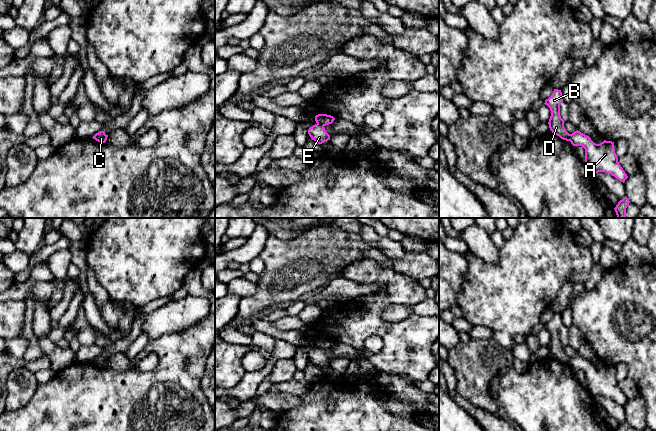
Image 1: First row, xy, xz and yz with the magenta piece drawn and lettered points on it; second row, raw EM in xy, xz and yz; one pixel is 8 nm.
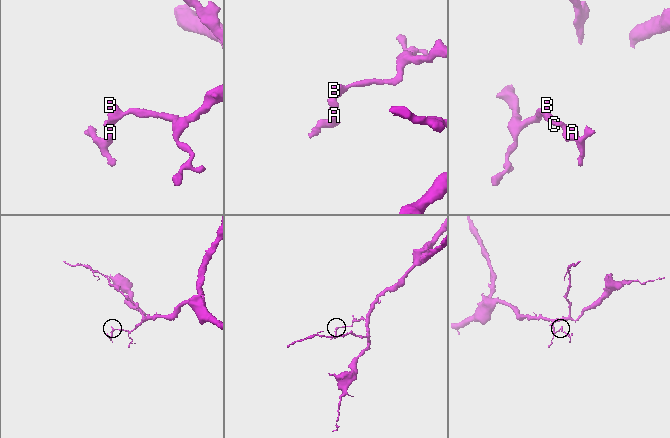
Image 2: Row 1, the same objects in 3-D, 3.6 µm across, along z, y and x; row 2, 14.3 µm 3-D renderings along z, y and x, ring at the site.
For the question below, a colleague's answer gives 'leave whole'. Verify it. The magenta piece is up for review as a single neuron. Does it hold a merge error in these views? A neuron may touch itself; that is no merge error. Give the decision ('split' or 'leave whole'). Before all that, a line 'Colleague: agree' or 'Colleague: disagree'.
Colleague: disagree
split

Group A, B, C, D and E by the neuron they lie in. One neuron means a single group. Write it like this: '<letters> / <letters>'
A E / B C D

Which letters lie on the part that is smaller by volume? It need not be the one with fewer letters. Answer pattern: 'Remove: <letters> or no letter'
Remove: A, E

